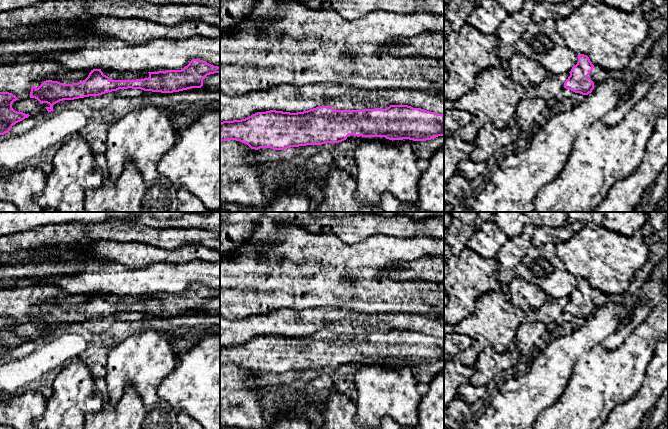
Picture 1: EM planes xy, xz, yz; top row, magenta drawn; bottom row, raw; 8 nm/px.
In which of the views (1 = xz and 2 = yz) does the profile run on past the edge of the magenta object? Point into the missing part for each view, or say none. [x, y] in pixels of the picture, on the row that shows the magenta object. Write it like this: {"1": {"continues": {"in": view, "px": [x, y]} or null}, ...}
{"1": {"continues": null}, "2": {"continues": null}}

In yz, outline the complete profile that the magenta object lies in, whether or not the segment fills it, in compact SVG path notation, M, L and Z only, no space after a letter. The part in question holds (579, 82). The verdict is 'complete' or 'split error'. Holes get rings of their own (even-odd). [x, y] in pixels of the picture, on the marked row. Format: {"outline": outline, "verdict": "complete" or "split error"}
{"outline": "M578 54L578 62L571 69L570 76L564 83L564 88L575 93L588 95L594 89L594 82L589 78L594 65L589 57L584 54Z", "verdict": "complete"}

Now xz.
{"outline": "M408 105L386 109L335 110L320 106L290 113L270 110L220 123L220 142L240 141L251 149L339 143L349 135L426 141L444 136L444 115Z", "verdict": "complete"}

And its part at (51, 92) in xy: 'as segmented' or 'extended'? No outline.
as segmented

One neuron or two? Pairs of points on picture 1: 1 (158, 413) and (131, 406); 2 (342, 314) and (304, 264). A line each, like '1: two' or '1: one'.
1: one
2: two

